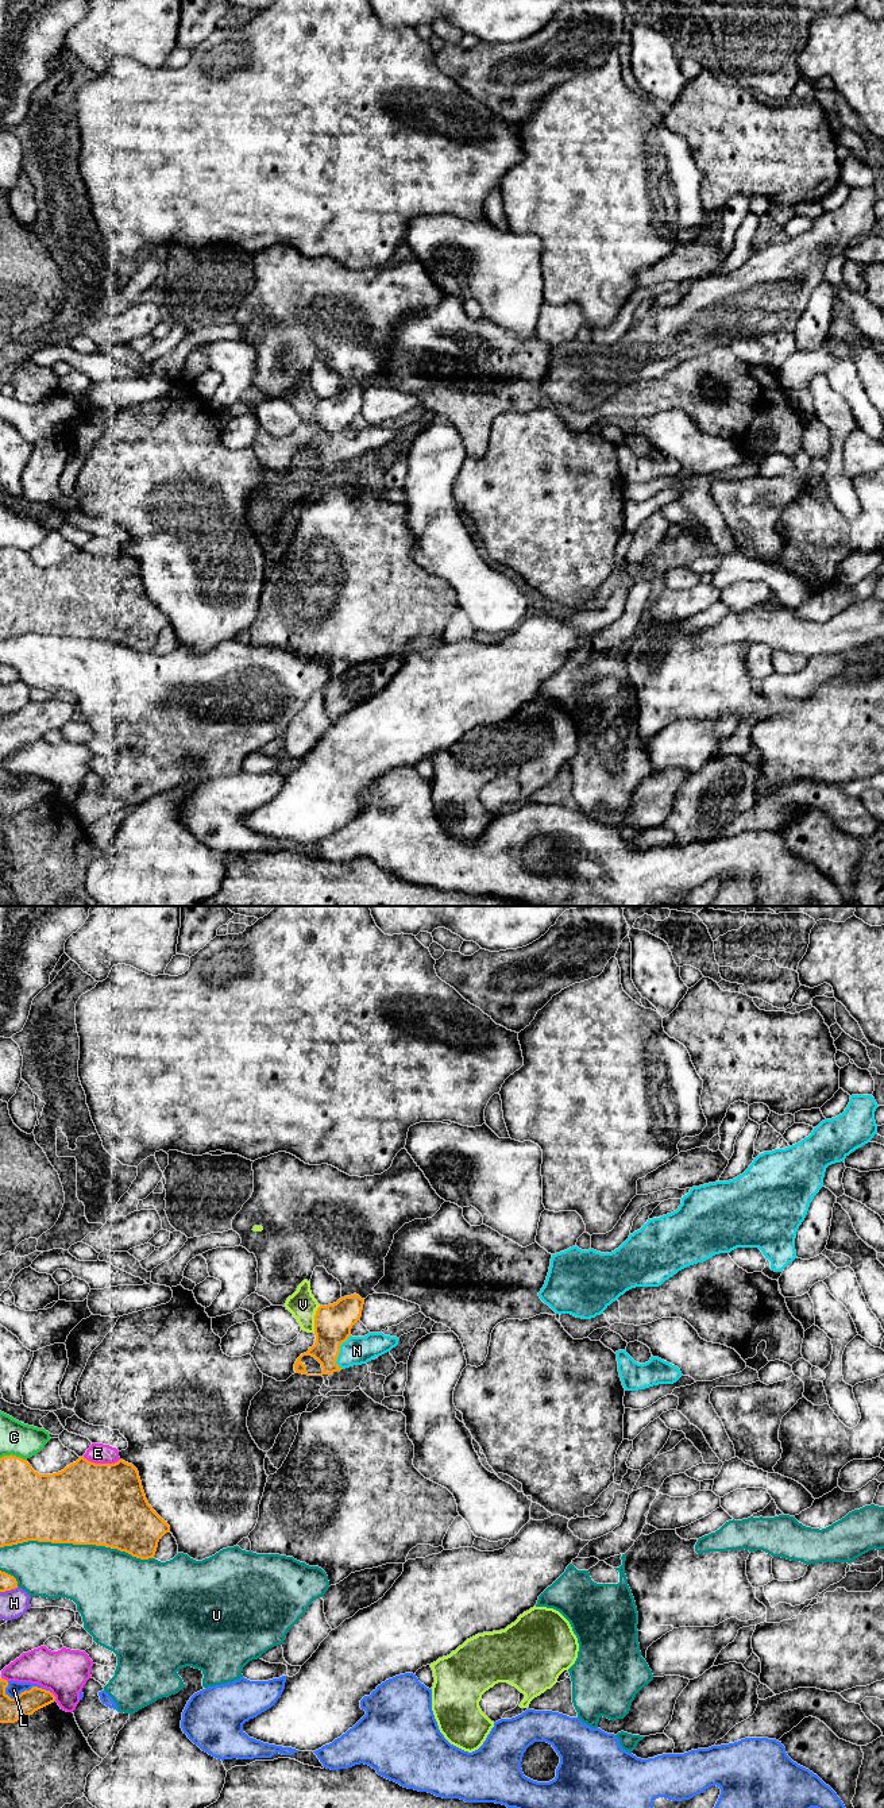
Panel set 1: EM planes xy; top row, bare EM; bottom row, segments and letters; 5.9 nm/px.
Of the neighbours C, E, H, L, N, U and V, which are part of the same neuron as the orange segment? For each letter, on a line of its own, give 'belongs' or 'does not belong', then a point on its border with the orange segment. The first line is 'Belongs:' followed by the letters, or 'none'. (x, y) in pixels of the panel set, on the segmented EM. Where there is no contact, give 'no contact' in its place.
Belongs: N
C: does not belong | xy (14, 1456)
E: does not belong | xy (101, 1464)
H: does not belong | xy (8, 1589)
L: does not belong | xy (26, 1691)
N: belongs | xy (339, 1352)
U: does not belong | xy (51, 1542)
V: does not belong | xy (315, 1319)

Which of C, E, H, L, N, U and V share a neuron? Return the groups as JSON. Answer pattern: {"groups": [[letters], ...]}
{"groups": [["C"], ["E"], ["H"], ["L"], ["N"], ["U"], ["V"]]}

